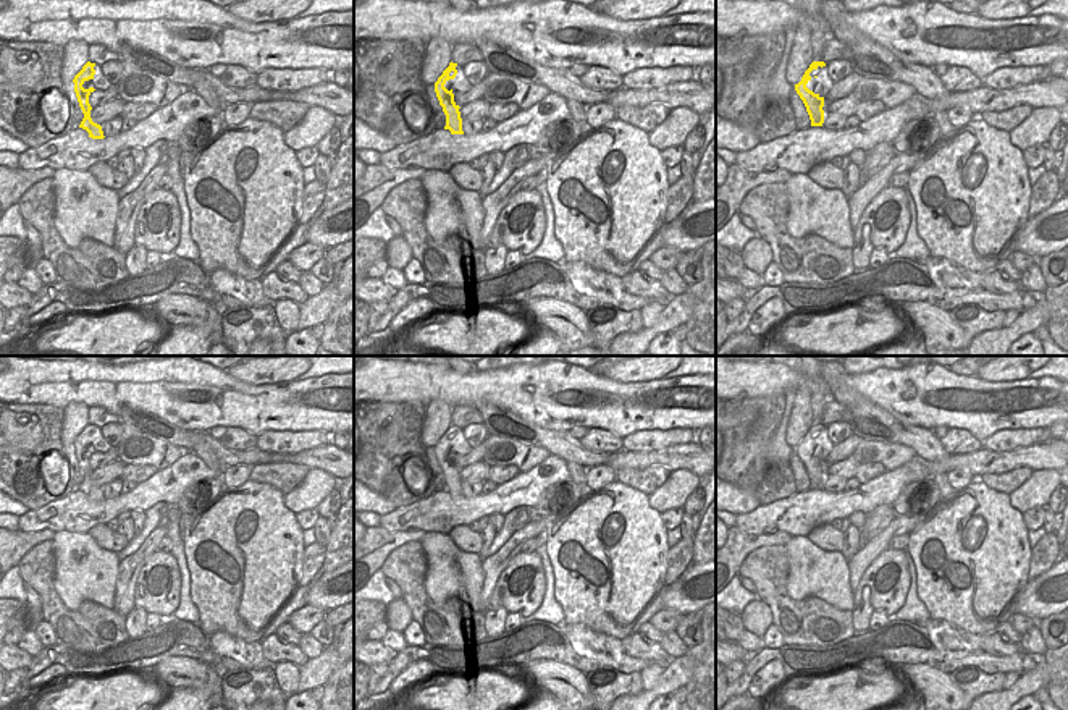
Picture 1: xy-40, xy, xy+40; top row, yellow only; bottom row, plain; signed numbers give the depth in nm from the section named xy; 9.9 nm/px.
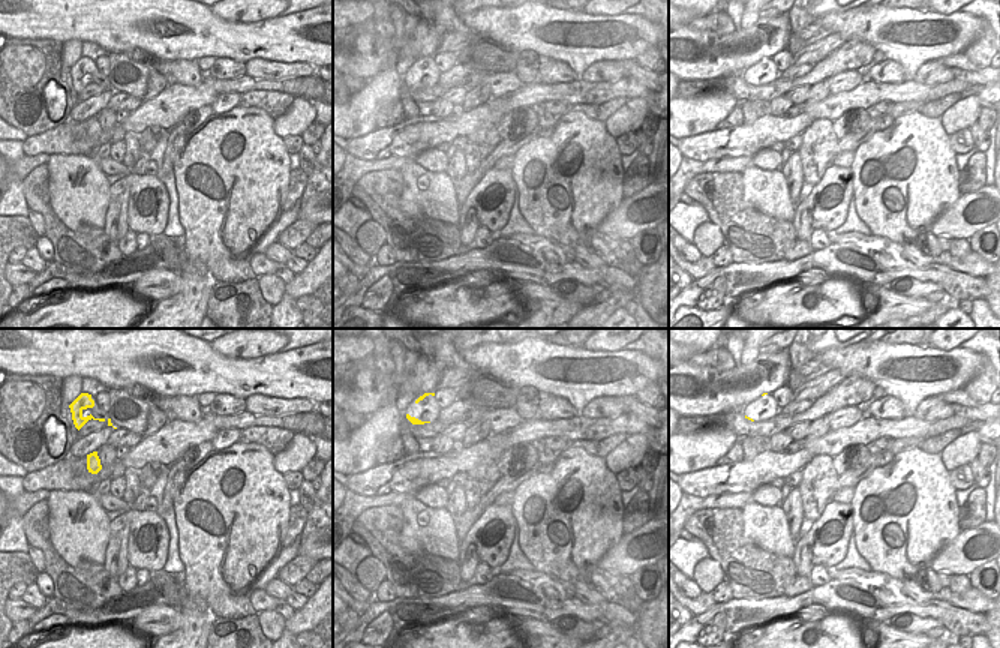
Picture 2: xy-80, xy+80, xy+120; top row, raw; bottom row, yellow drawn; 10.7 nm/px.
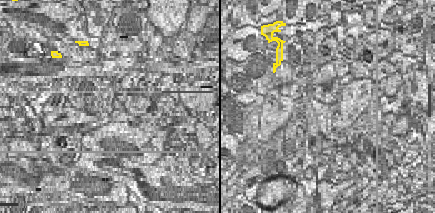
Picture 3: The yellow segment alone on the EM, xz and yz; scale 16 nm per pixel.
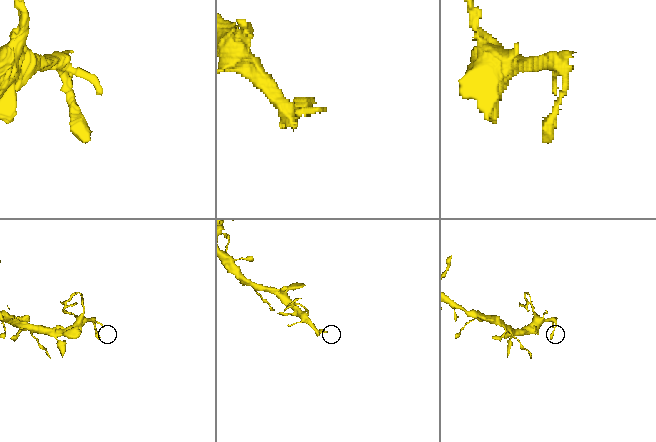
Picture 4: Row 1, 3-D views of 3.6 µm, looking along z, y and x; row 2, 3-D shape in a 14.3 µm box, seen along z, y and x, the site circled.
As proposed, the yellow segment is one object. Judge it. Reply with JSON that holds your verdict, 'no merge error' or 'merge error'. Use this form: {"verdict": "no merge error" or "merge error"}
{"verdict": "no merge error"}

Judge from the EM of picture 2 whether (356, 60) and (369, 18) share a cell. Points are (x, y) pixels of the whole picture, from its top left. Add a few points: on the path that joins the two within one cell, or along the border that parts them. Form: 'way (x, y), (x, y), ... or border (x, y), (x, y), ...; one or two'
border (348, 29), (365, 30); two

